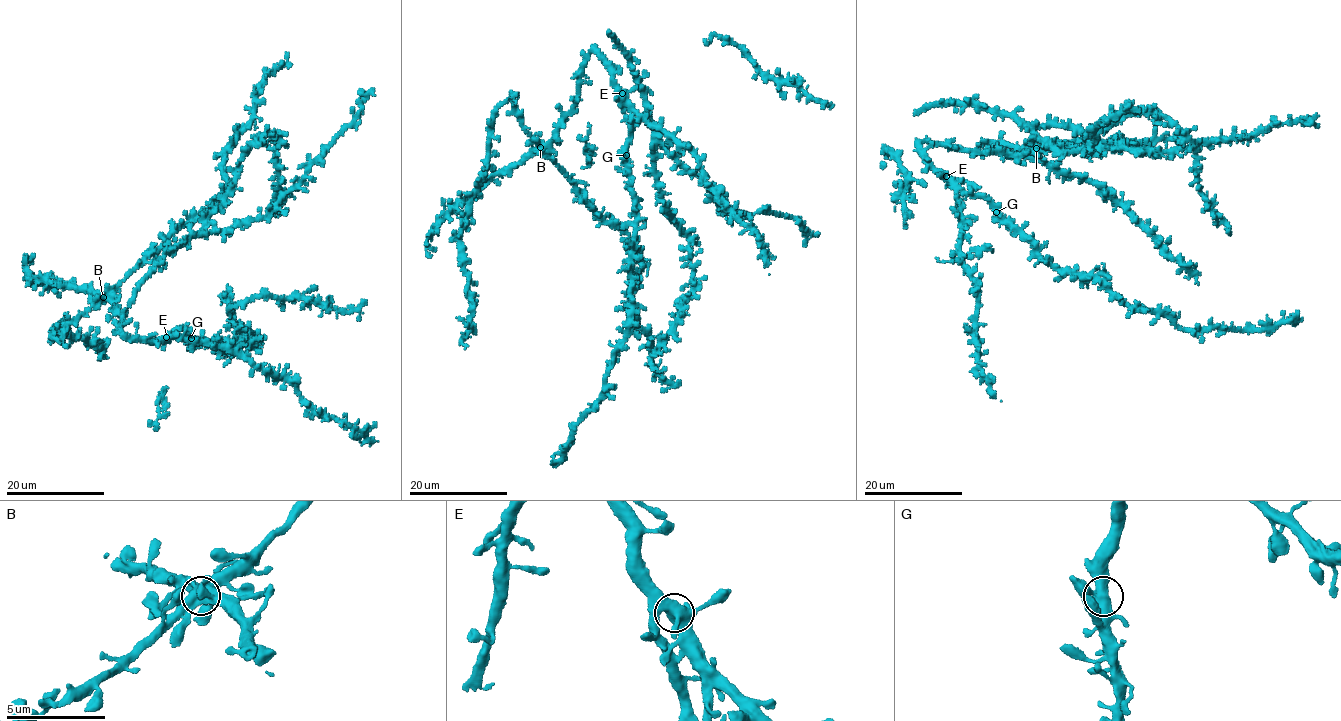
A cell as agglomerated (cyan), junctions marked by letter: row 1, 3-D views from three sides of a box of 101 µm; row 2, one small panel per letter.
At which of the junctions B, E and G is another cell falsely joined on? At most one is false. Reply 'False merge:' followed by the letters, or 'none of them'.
False merge: none of them

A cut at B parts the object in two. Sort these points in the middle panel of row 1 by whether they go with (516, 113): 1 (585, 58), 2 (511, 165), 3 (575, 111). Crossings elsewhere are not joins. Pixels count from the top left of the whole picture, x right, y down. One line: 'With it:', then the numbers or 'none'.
With it: none

